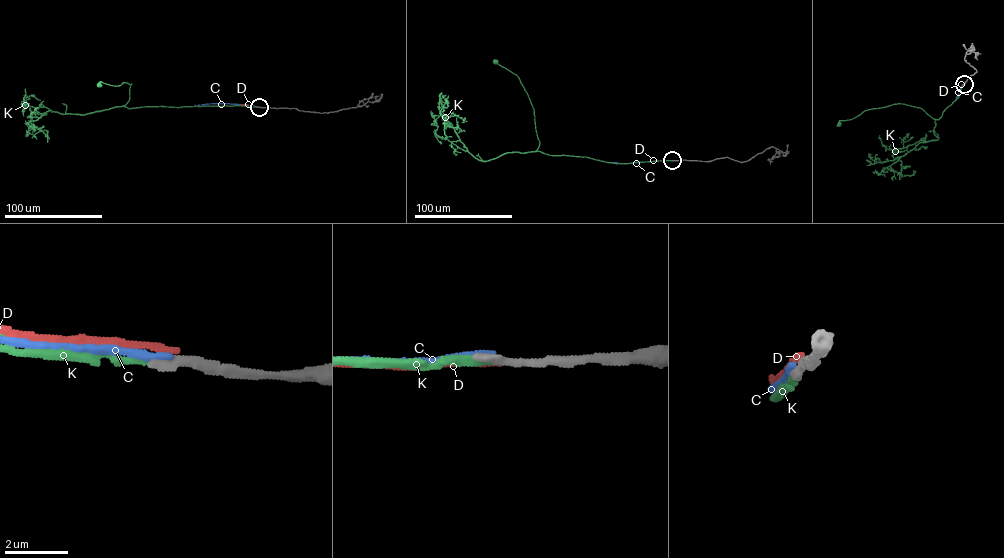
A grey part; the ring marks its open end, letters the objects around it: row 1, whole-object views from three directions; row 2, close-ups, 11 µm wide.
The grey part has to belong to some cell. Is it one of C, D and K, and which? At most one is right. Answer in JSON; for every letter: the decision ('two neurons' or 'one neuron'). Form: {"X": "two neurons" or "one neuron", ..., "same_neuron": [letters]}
{"C": "two neurons", "D": "two neurons", "K": "one neuron", "same_neuron": ["K"]}

